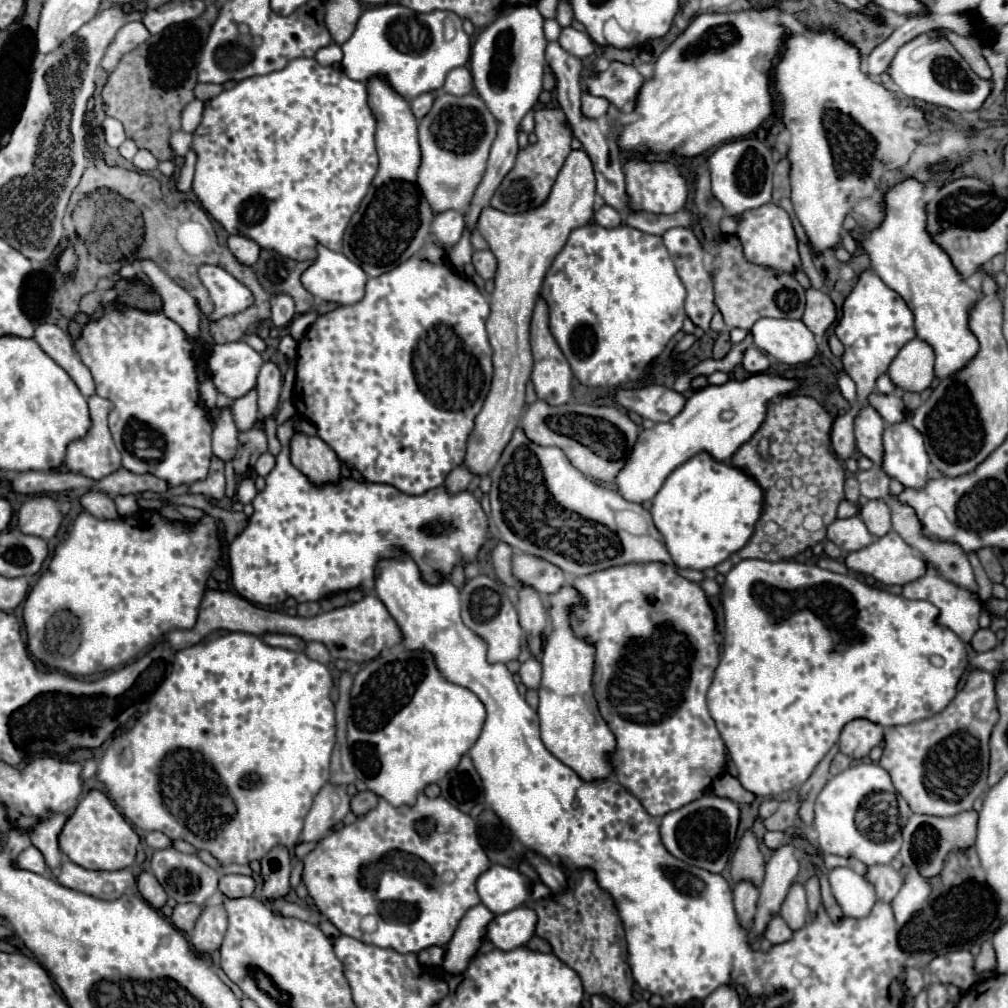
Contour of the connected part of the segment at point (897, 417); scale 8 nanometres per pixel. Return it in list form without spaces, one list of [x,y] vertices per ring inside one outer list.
[[[871,393],[869,395],[869,405],[873,409],[877,409],[877,413],[887,421],[887,423],[895,423],[895,421],[903,421],[903,417],[907,417],[905,405],[901,401],[899,395],[885,395],[885,393]]]

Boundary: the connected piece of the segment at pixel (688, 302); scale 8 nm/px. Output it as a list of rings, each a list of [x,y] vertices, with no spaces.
[[[673,227],[673,229],[669,229],[669,231],[663,233],[663,243],[665,243],[669,255],[673,257],[677,273],[679,273],[685,289],[687,289],[687,299],[685,299],[685,311],[687,311],[687,315],[691,317],[691,321],[695,325],[699,325],[705,331],[709,331],[709,321],[711,321],[711,317],[713,317],[713,313],[717,309],[715,309],[715,303],[713,303],[711,275],[709,275],[709,271],[703,265],[705,251],[703,251],[701,241],[693,233],[693,229],[689,229],[689,227]]]

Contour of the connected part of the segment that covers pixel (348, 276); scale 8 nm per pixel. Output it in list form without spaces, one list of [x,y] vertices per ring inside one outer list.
[[[317,245],[317,257],[305,269],[305,273],[301,275],[301,283],[313,297],[319,297],[321,301],[353,305],[353,303],[359,303],[363,299],[367,275],[359,265],[349,261],[345,255],[341,255],[337,251],[331,251],[327,247],[323,247],[323,245]]]

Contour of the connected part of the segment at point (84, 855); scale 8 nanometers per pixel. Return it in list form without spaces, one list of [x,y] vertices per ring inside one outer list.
[[[97,789],[89,791],[59,833],[59,849],[77,865],[85,869],[125,869],[135,861],[139,835],[115,809],[115,805]]]

